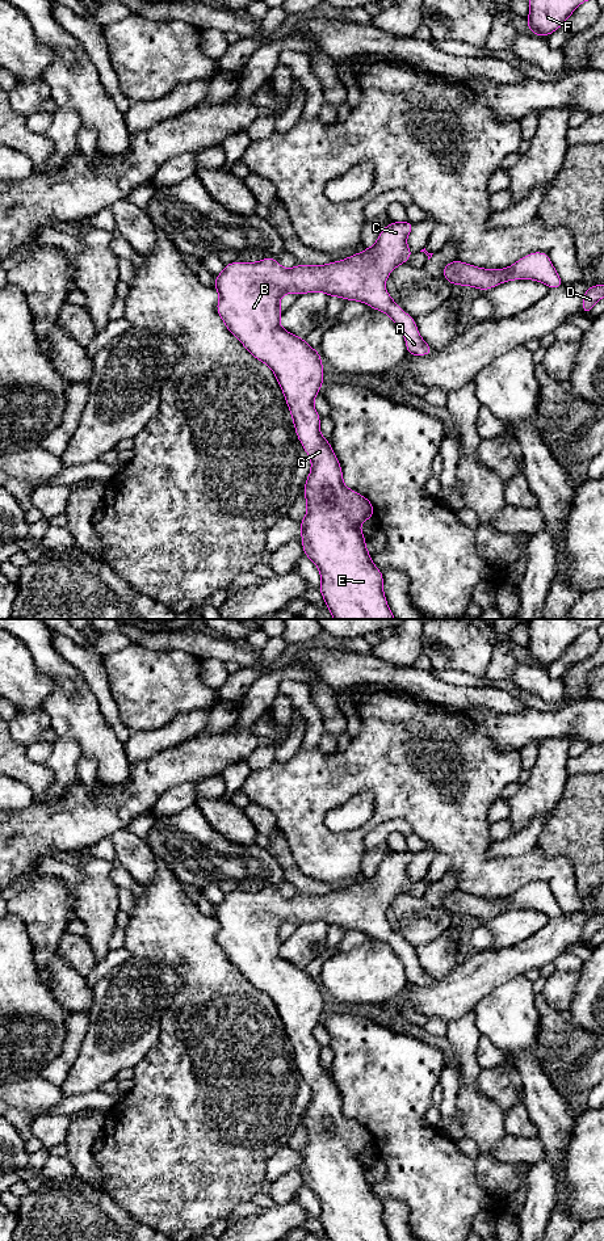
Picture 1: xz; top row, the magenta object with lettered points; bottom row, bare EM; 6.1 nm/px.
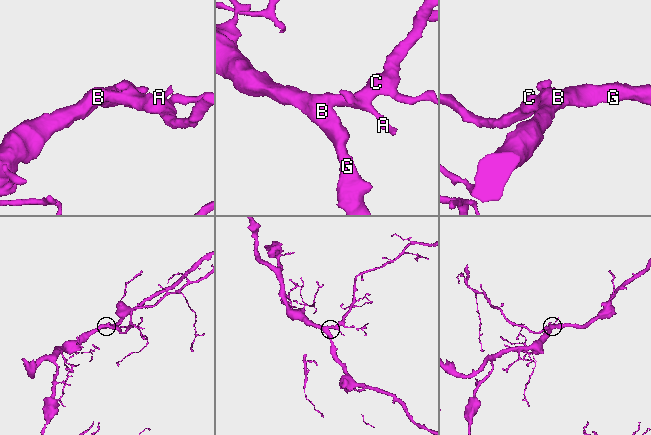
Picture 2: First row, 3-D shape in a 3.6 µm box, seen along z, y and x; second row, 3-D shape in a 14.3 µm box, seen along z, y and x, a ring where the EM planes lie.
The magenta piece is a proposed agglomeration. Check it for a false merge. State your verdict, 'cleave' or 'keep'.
keep

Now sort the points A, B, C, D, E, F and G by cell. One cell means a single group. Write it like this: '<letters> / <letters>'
A B C D E F G

